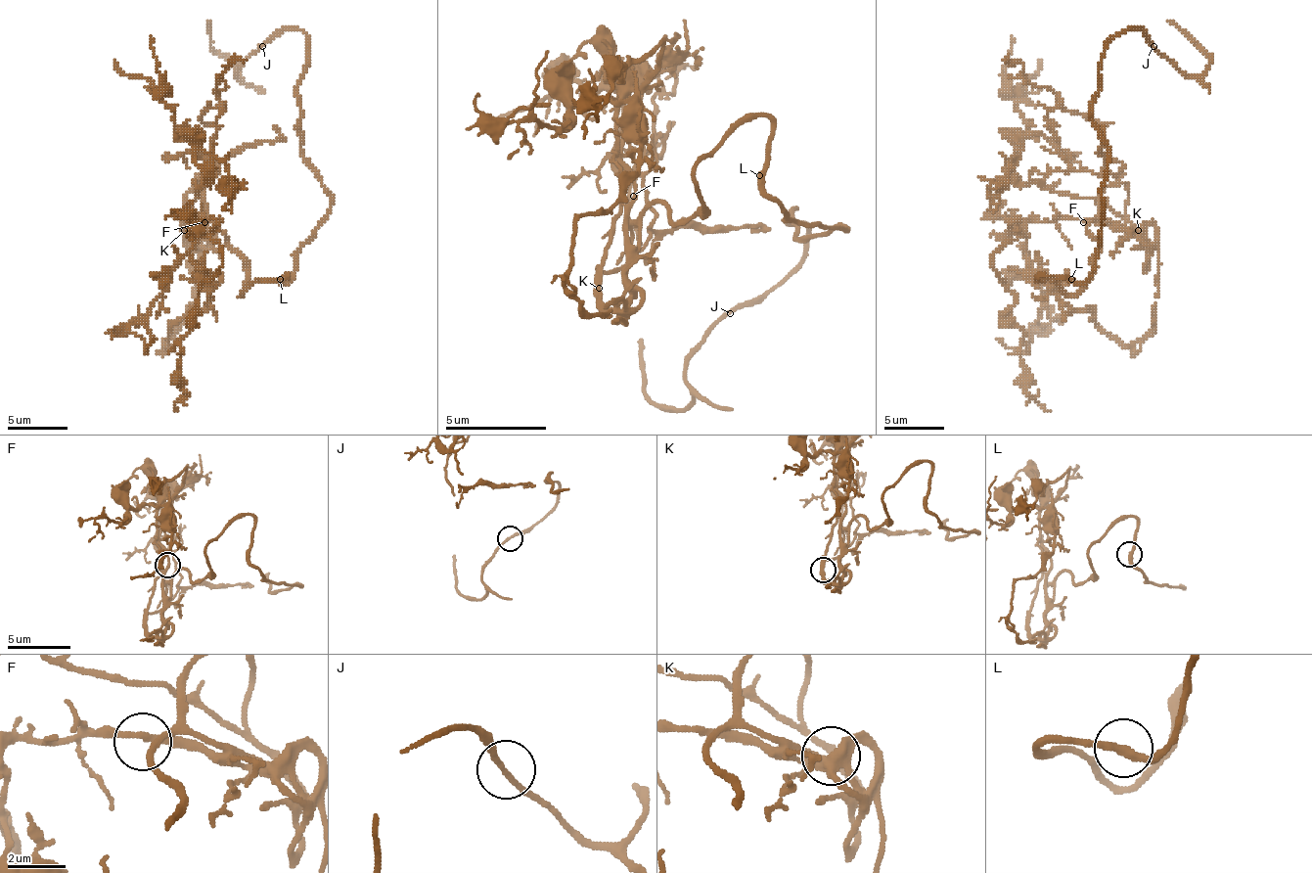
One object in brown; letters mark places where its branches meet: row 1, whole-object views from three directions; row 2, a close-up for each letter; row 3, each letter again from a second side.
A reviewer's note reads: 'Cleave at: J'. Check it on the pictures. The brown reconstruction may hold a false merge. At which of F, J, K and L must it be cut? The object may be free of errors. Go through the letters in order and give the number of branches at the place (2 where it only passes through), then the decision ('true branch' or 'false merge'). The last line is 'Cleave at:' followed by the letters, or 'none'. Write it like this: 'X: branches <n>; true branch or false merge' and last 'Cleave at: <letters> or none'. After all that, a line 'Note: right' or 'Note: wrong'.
F: branches 2; true branch
J: branches 2; true branch
K: branches 2; true branch
L: branches 2; true branch
Cleave at: none
Note: wrong

